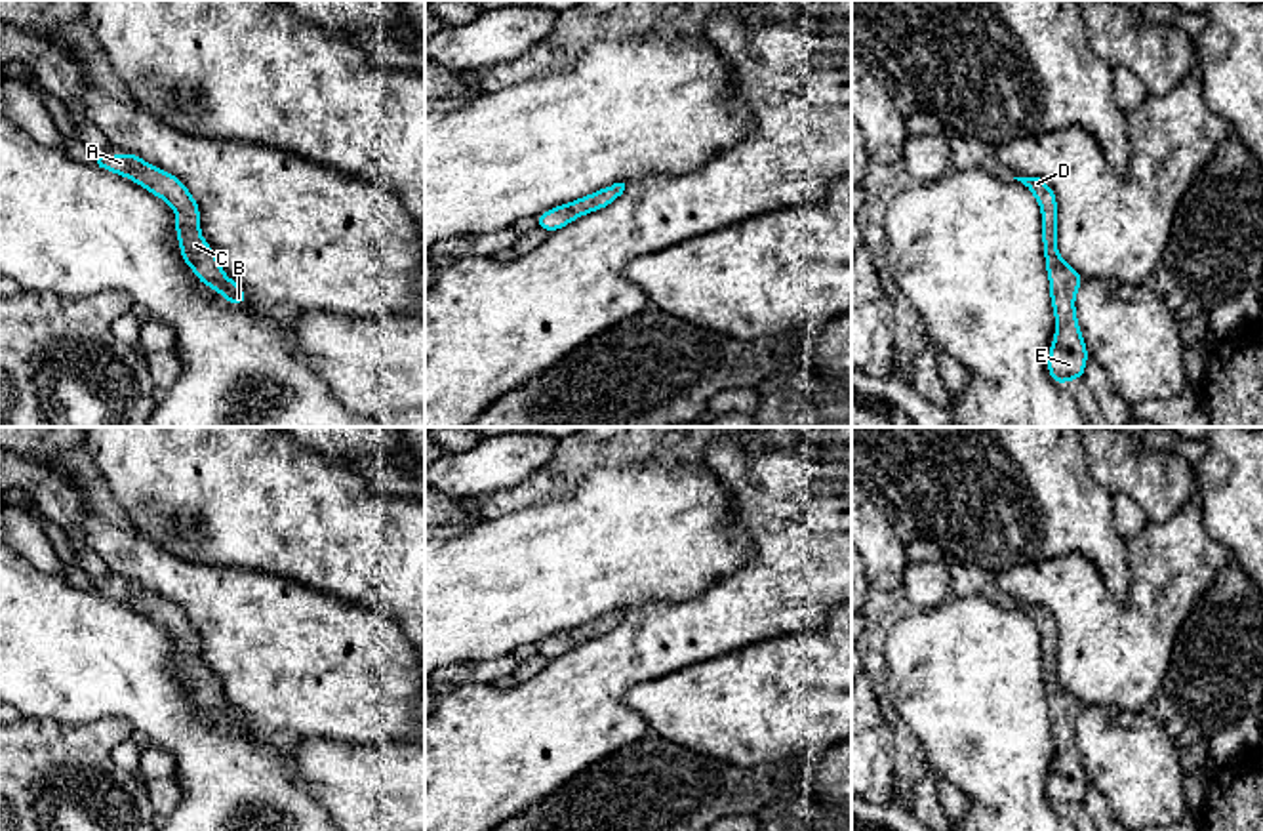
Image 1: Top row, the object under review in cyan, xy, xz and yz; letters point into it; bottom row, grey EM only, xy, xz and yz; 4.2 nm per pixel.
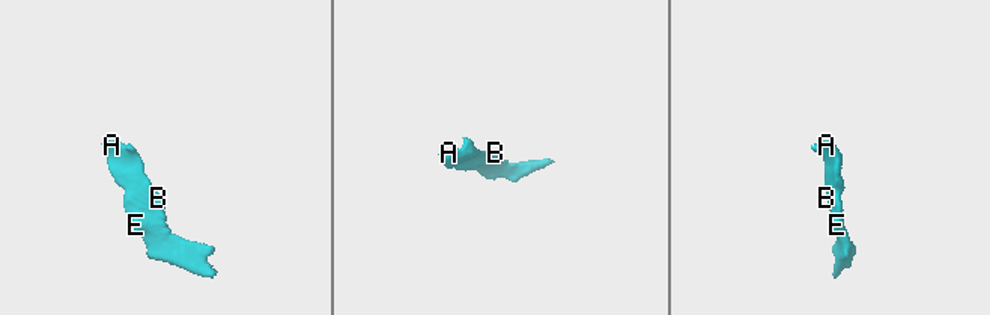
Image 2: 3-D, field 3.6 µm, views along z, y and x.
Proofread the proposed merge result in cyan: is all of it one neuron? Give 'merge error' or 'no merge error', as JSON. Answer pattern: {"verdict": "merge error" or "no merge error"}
{"verdict": "no merge error"}

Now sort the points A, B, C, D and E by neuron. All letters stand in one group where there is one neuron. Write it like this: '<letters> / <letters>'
A B C D E

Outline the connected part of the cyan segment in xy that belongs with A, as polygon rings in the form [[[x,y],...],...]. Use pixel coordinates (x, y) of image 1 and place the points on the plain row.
[[[131,579],[97,583],[95,587],[99,595],[131,606],[170,631],[177,640],[175,661],[179,665],[181,686],[204,713],[217,717],[229,732],[242,732],[250,726],[248,720],[223,699],[217,680],[202,665],[200,635],[179,604]]]

